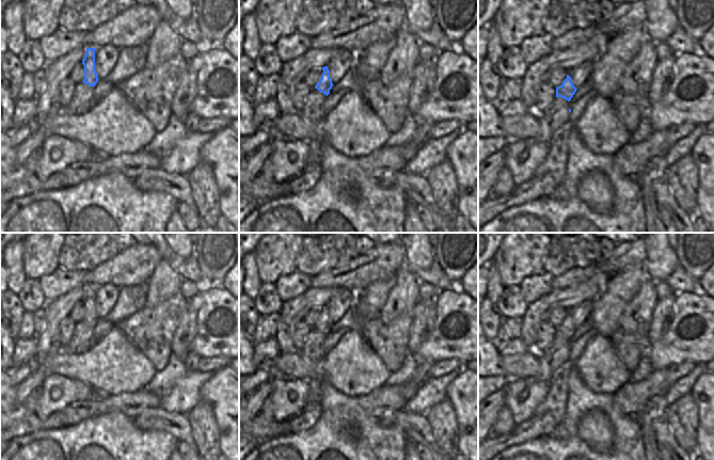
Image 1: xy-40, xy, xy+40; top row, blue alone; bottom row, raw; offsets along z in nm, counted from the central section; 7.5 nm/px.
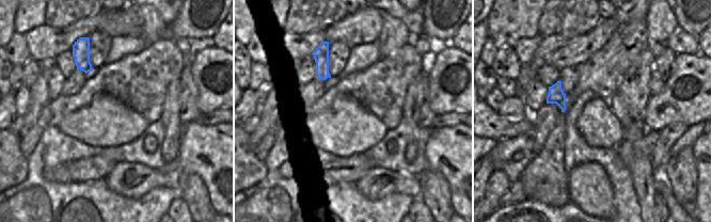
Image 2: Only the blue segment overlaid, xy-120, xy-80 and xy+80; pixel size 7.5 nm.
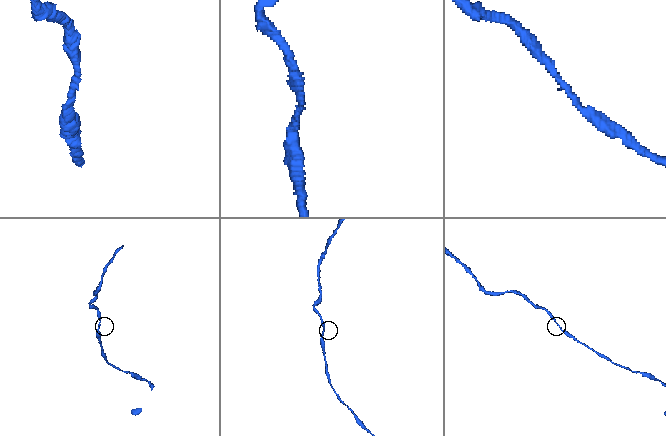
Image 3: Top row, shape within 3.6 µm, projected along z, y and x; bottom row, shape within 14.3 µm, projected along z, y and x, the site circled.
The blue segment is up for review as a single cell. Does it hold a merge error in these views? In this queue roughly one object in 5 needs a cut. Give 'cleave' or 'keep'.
keep

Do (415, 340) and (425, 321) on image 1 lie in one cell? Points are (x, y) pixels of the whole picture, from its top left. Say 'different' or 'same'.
same

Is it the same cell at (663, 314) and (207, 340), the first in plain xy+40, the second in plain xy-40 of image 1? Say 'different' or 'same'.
different

